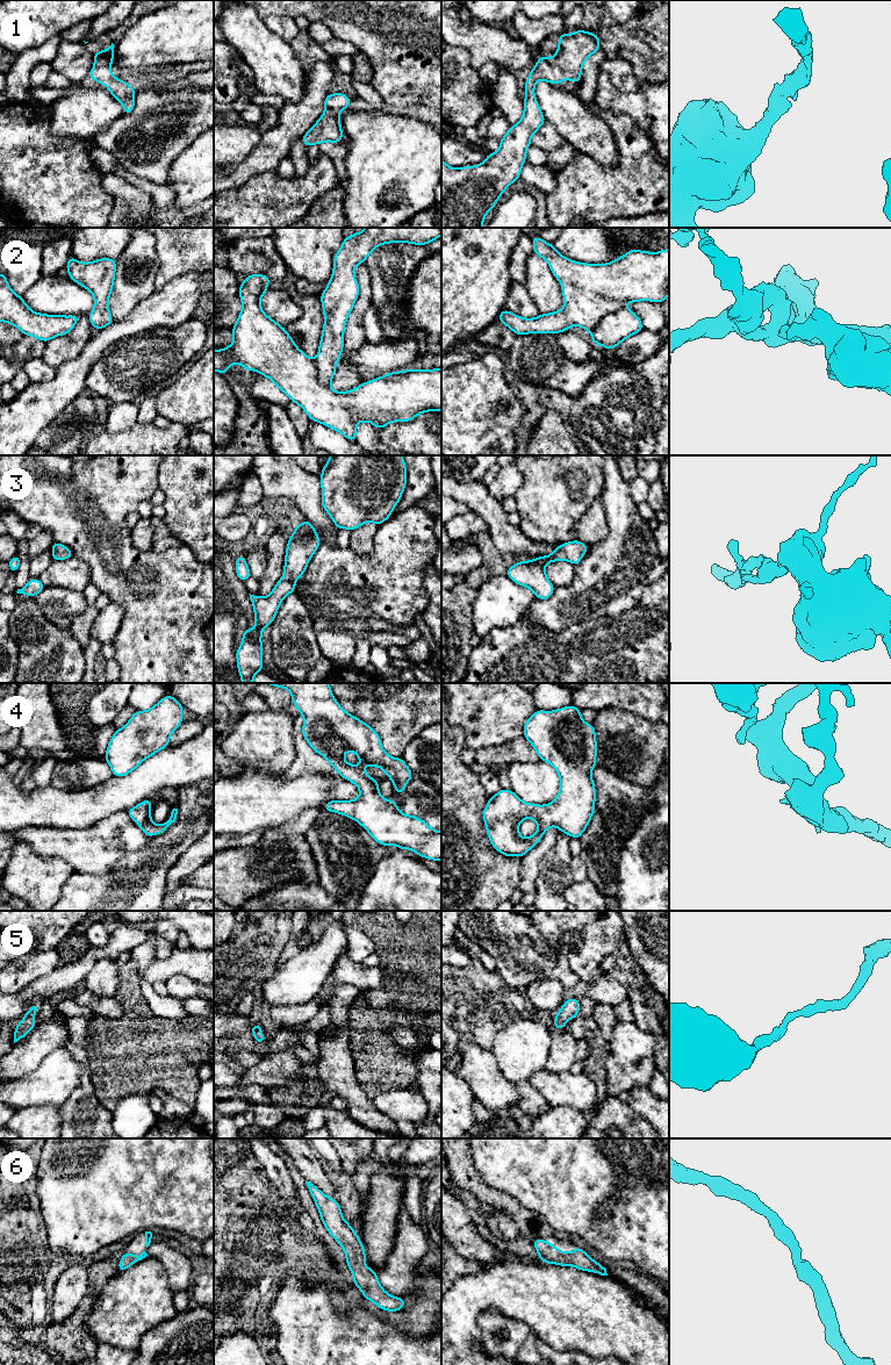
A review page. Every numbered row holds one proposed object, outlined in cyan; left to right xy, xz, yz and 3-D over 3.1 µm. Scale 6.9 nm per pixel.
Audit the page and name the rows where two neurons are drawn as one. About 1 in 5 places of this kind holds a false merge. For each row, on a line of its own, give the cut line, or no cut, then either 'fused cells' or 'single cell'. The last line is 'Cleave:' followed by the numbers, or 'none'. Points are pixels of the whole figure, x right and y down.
1: cut none; single cell
2: cut none; single cell
3: cut none; single cell
4: cut none; single cell
5: cut none; single cell
6: cut none; single cell
Cleave: none

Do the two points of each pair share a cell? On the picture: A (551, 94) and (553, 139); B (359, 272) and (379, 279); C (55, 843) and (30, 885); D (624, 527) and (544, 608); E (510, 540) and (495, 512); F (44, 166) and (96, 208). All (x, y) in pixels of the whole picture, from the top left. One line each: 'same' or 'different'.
A: different
B: different
C: different
D: same
E: same
F: same

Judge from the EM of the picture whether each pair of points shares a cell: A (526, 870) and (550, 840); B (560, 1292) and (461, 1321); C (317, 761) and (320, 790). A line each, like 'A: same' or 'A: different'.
A: same
B: same
C: different

